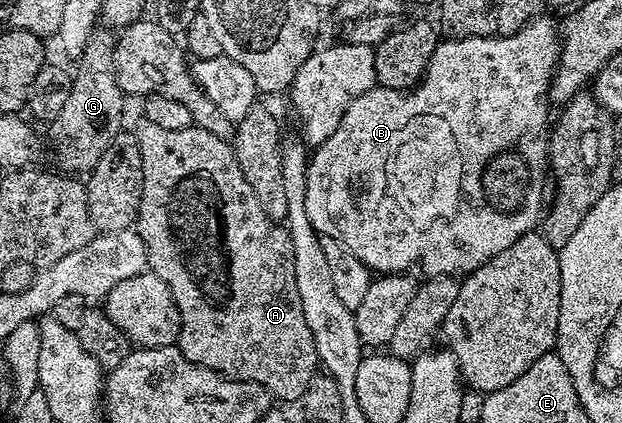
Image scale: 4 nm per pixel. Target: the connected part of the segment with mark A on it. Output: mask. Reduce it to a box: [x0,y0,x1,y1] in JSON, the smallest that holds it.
[136,119,320,401]

